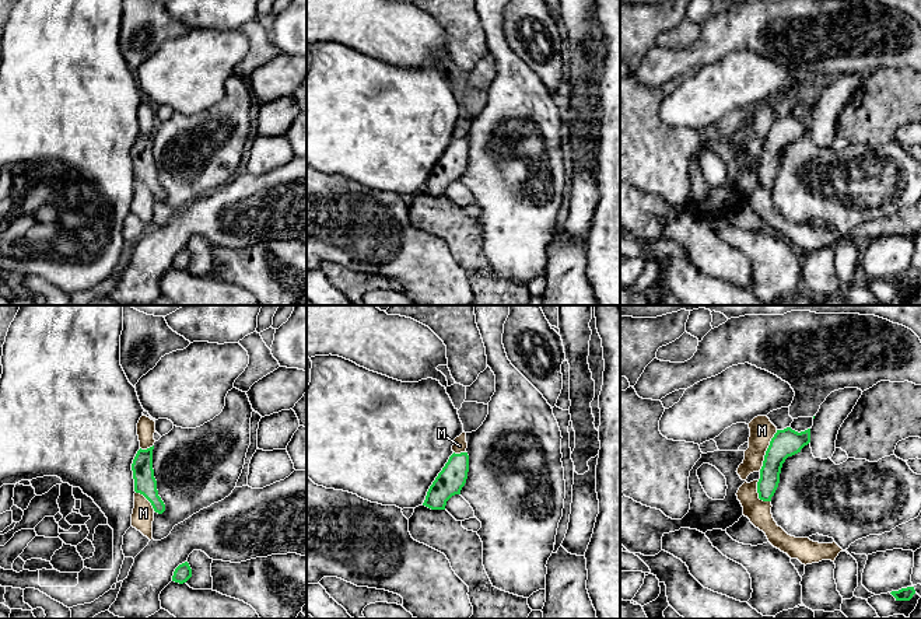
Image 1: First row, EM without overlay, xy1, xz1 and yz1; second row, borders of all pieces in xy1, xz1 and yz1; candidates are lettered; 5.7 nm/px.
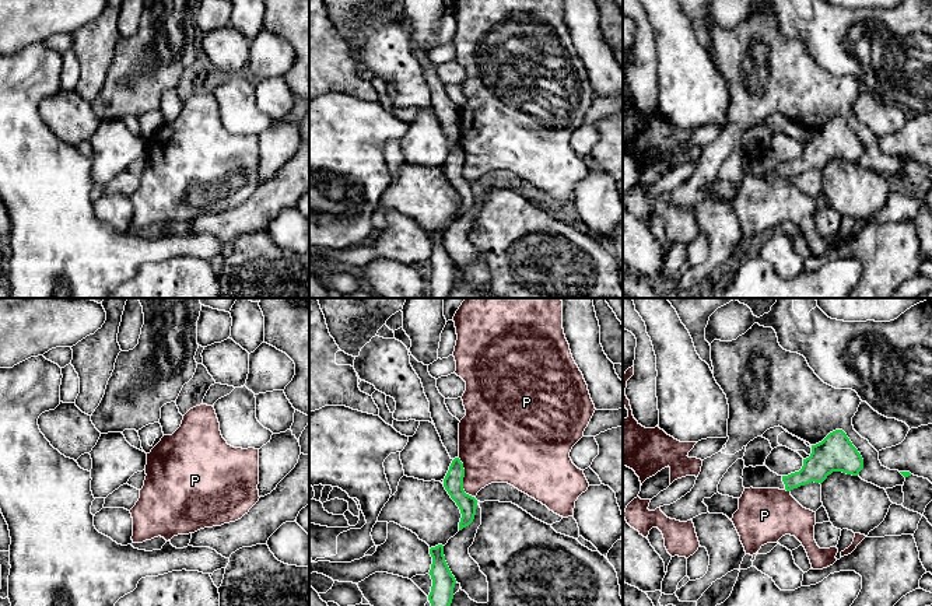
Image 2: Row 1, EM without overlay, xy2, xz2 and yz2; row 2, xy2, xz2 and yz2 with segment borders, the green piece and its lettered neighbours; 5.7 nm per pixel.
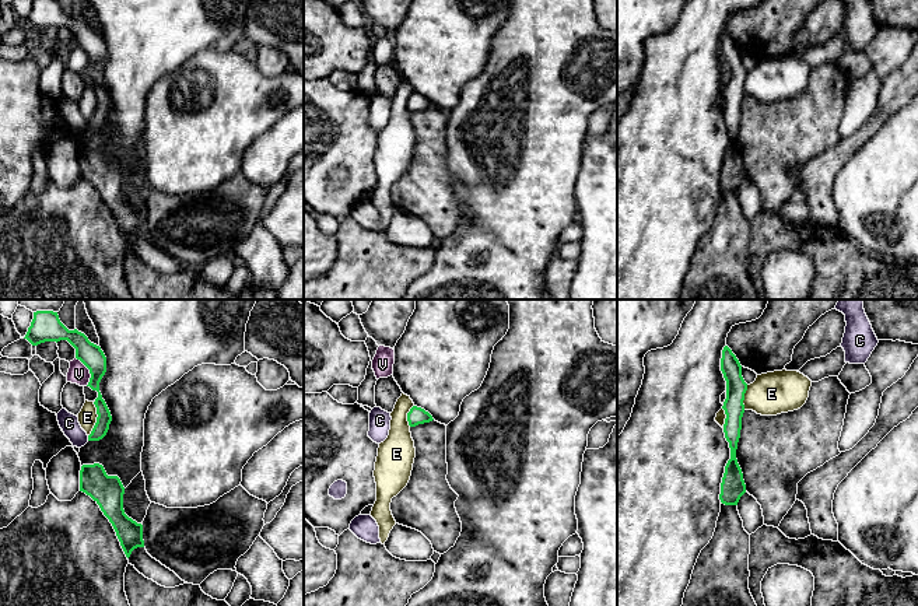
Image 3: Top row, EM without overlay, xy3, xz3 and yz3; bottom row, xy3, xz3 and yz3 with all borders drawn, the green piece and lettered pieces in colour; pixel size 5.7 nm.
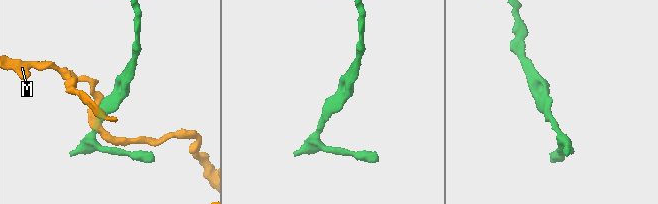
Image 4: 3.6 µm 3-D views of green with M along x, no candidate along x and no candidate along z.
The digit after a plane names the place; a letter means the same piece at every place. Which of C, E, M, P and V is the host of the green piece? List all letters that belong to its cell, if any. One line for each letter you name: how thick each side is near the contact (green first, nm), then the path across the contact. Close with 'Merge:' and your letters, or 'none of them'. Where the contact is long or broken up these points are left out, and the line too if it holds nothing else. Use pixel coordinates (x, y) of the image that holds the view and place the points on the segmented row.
Merge: none of them

